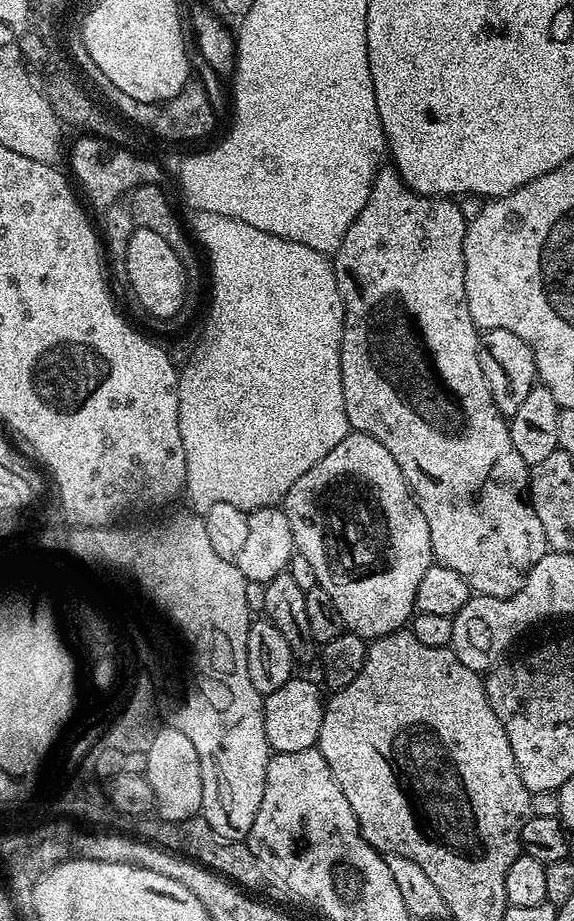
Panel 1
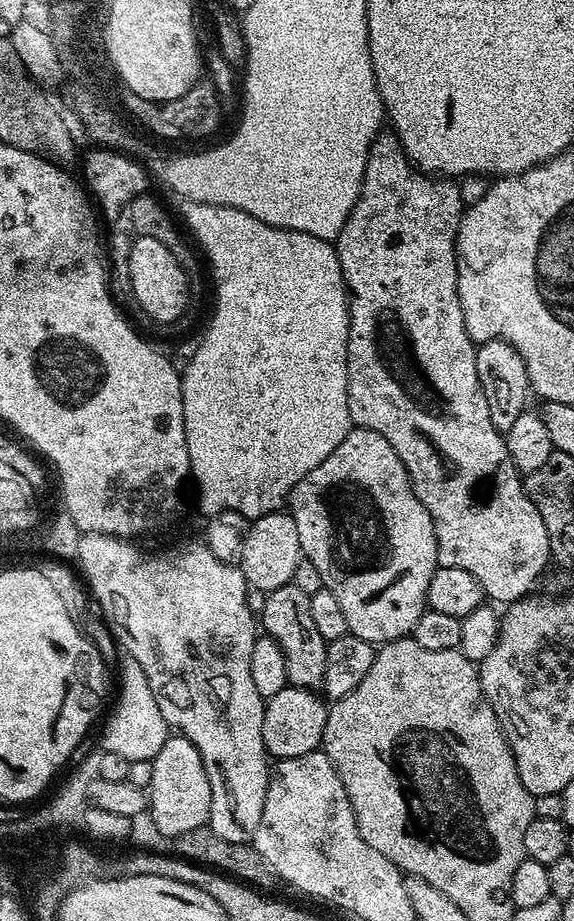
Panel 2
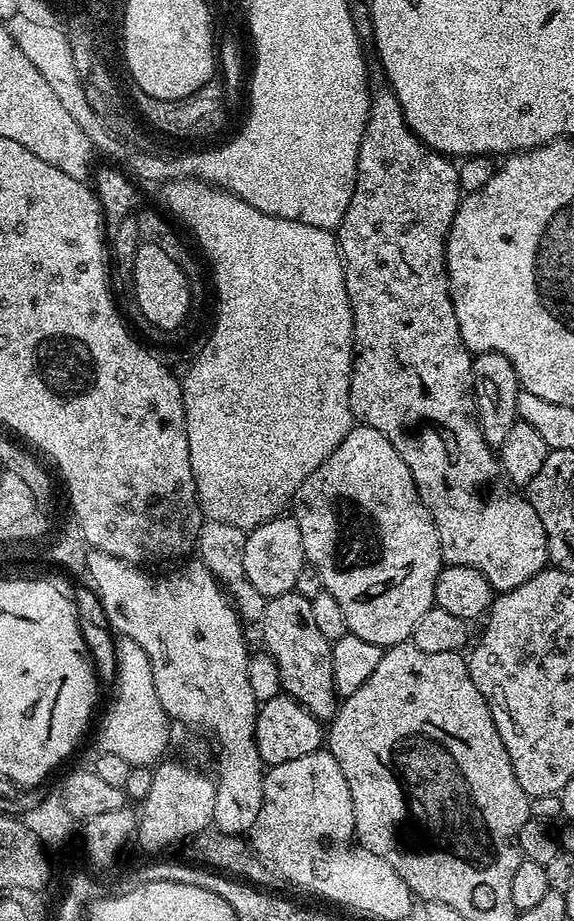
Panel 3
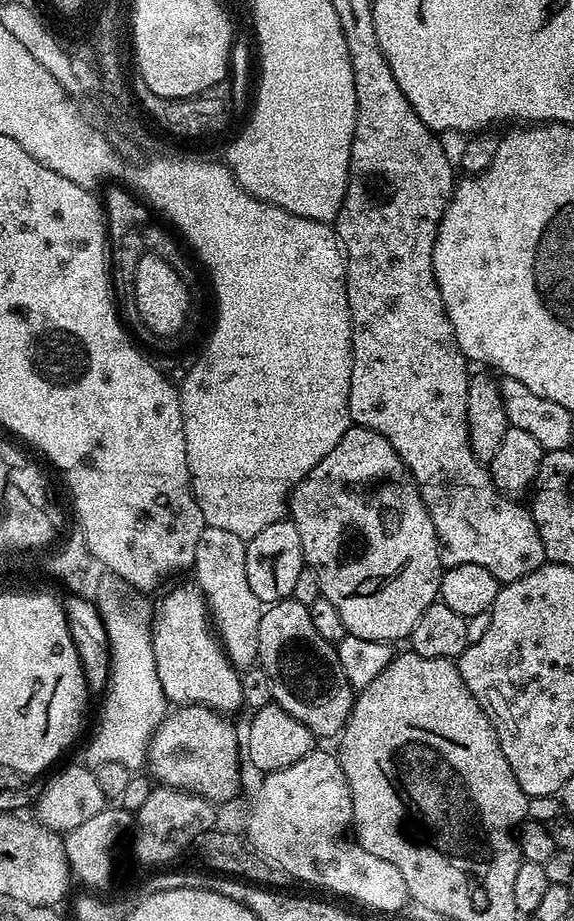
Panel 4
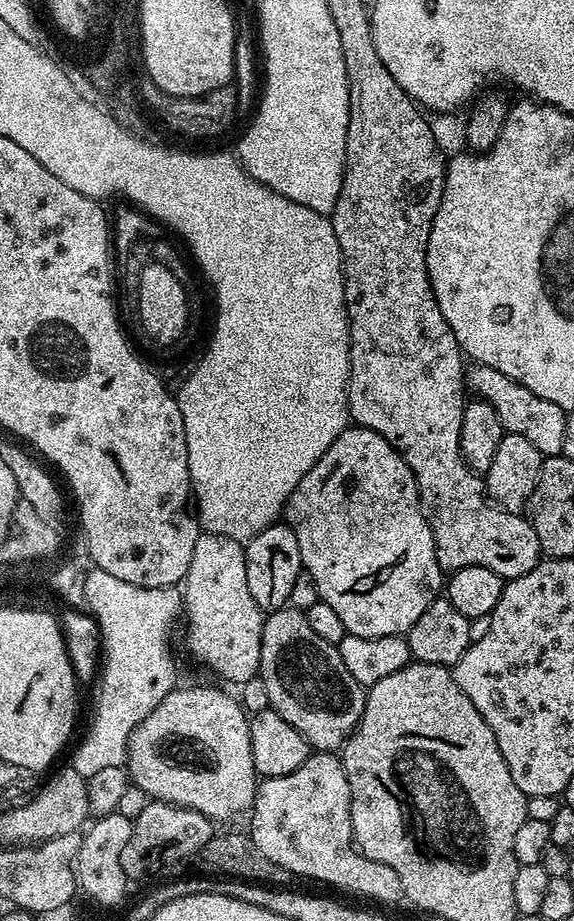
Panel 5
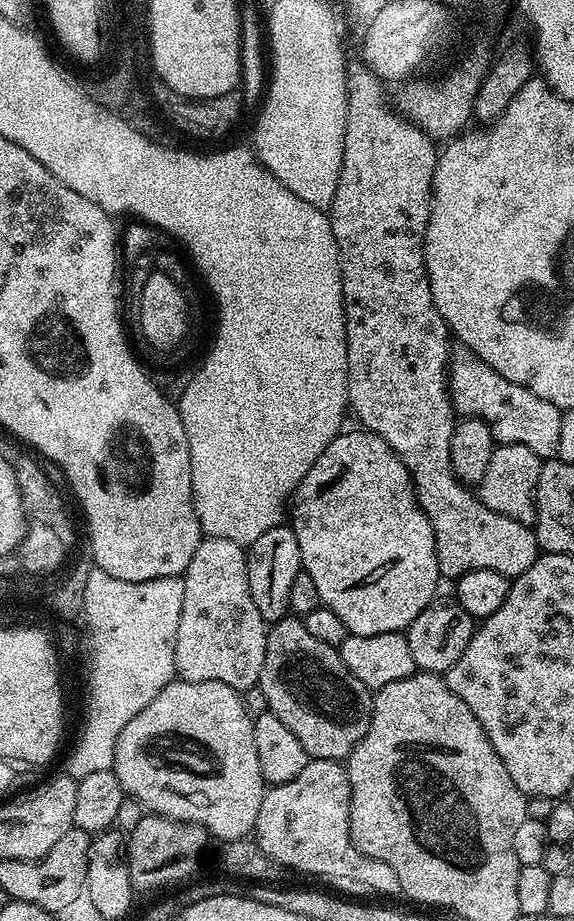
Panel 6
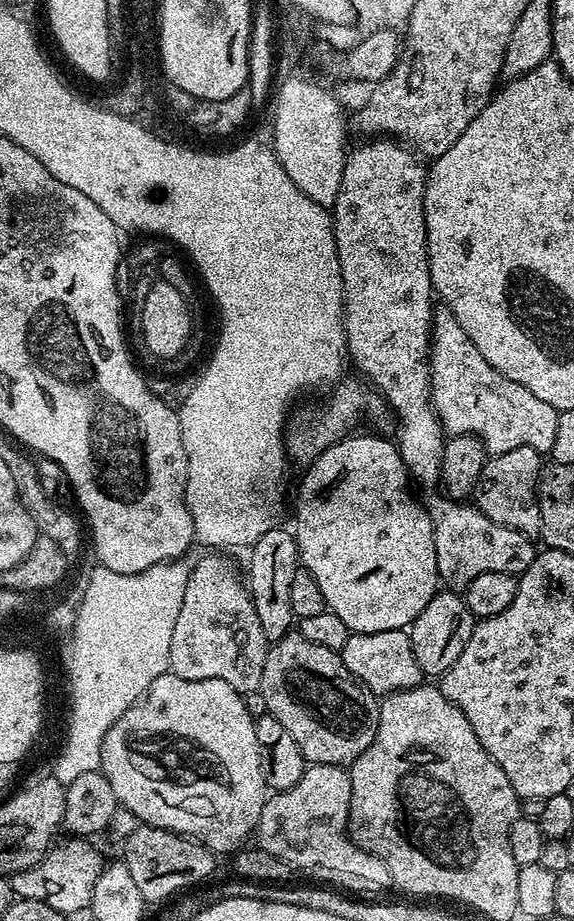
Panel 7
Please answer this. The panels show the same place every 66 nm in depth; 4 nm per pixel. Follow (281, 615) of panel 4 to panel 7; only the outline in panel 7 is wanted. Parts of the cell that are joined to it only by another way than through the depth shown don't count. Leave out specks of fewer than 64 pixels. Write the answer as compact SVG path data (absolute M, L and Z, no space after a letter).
M299 631L286 633L269 647L259 692L265 699L267 715L286 726L308 764L350 766L374 742L380 717L376 693L346 670L338 652L302 638Z

